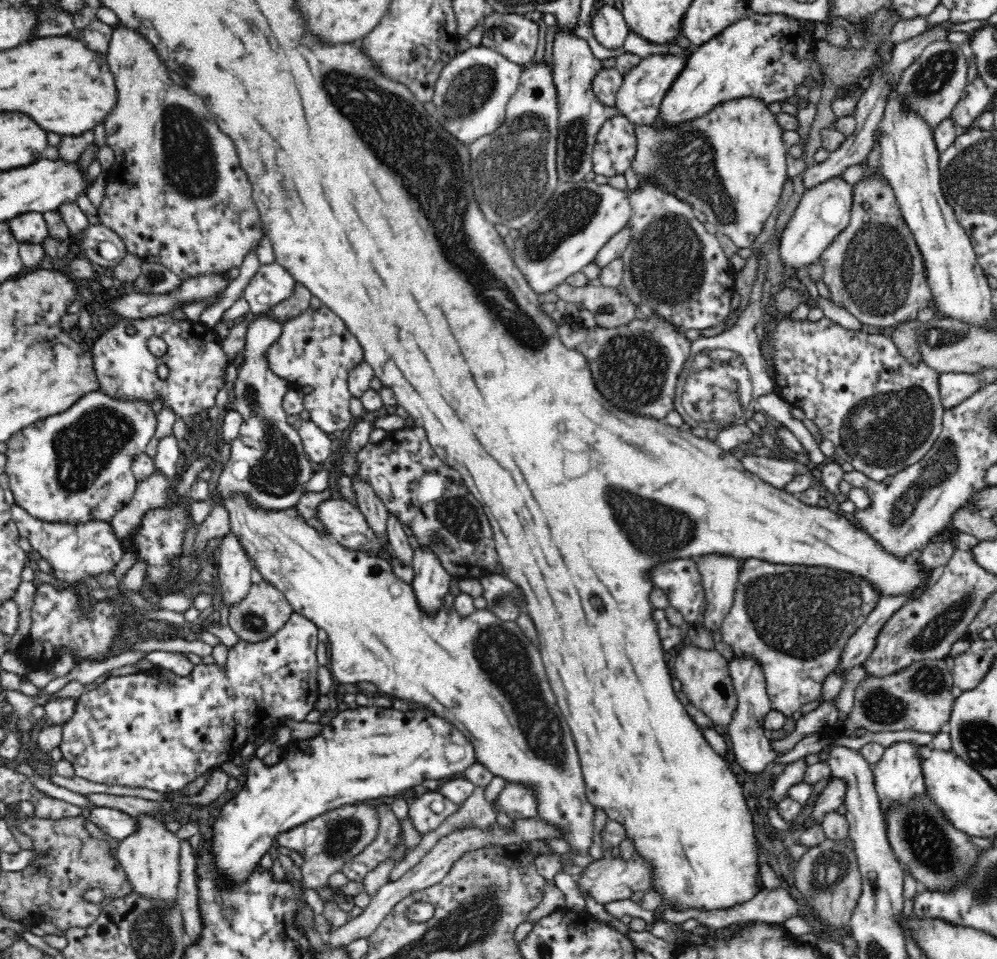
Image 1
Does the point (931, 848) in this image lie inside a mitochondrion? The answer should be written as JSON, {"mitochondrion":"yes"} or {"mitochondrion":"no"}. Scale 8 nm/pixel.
{"mitochondrion":"yes"}

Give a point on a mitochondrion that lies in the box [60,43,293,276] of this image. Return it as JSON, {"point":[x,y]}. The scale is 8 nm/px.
{"point":[189,159]}

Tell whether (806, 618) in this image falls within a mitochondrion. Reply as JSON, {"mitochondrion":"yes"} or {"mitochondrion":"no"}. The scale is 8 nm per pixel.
{"mitochondrion":"yes"}

